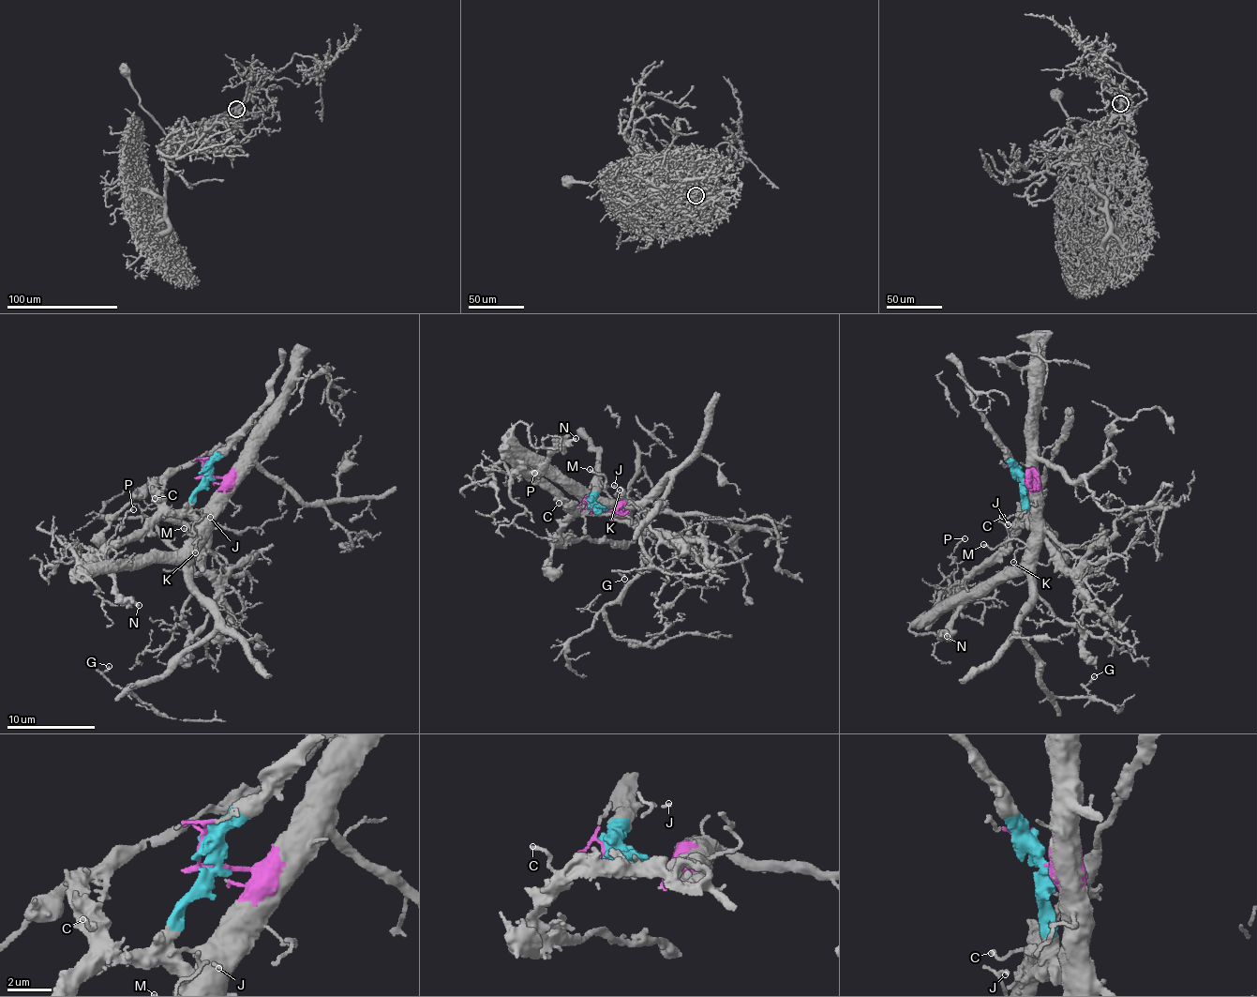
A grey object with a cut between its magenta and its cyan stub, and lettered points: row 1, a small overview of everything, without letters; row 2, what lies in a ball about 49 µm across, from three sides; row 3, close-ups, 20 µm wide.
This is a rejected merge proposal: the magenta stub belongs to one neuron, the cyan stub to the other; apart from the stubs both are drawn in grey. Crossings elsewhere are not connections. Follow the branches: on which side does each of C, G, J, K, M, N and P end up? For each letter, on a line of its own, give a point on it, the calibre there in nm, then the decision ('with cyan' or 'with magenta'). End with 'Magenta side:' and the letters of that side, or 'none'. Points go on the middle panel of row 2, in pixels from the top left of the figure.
C: place (559, 503); calibre 150 nm; with cyan
G: place (624, 579); calibre 140 nm; with magenta
J: place (614, 485); calibre 80 nm; with magenta
K: place (620, 490); calibre 110 nm; with magenta
M: place (590, 469); calibre 170 nm; with magenta
N: place (576, 438); calibre 240 nm; with cyan
P: place (534, 473); calibre 120 nm; with cyan
Magenta side: G, J, K, M

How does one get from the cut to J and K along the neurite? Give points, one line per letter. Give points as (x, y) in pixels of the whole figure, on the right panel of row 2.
J: (1026, 480), (1032, 478), (1034, 486), (1029, 538), (1019, 541), (1010, 536), (1006, 524), (1009, 525)
K: (1026, 480), (1034, 481), (1030, 540), (1013, 553), (1013, 563)

